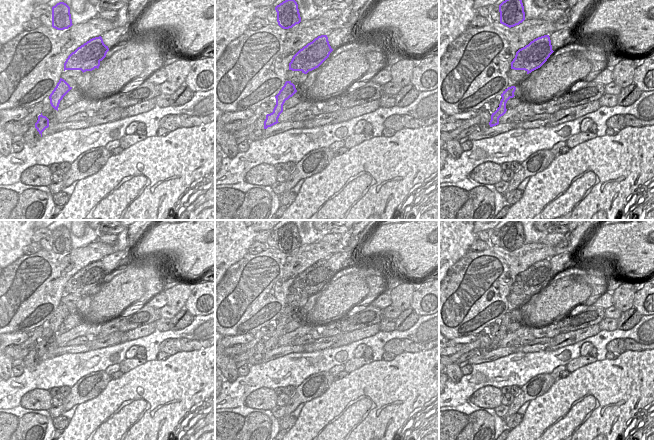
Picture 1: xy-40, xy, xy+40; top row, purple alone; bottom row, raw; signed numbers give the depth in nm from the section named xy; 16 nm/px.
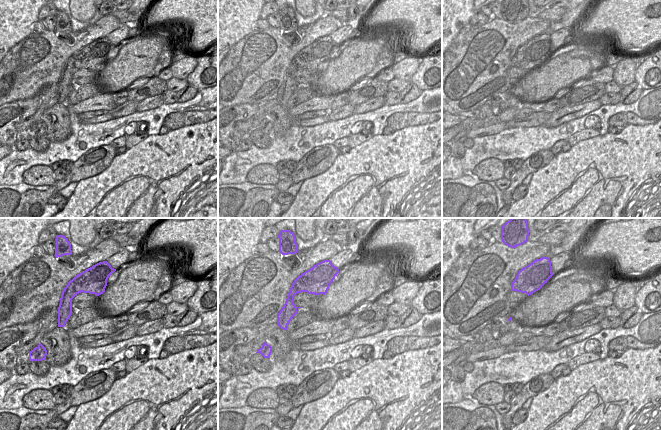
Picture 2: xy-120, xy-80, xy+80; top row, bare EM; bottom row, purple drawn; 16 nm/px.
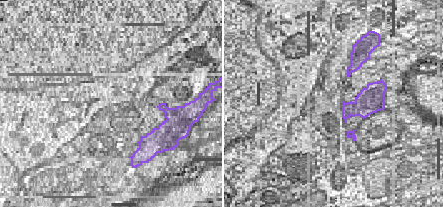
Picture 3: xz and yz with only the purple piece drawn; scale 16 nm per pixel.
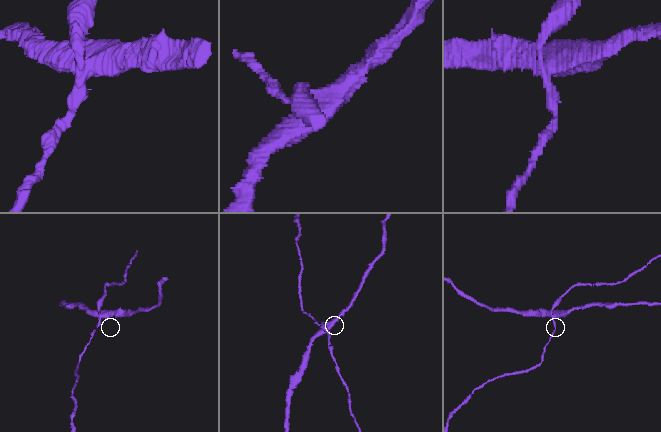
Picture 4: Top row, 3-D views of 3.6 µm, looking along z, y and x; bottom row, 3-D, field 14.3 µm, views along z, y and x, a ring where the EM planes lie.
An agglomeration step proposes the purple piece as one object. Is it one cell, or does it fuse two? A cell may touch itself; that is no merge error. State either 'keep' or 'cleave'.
cleave

